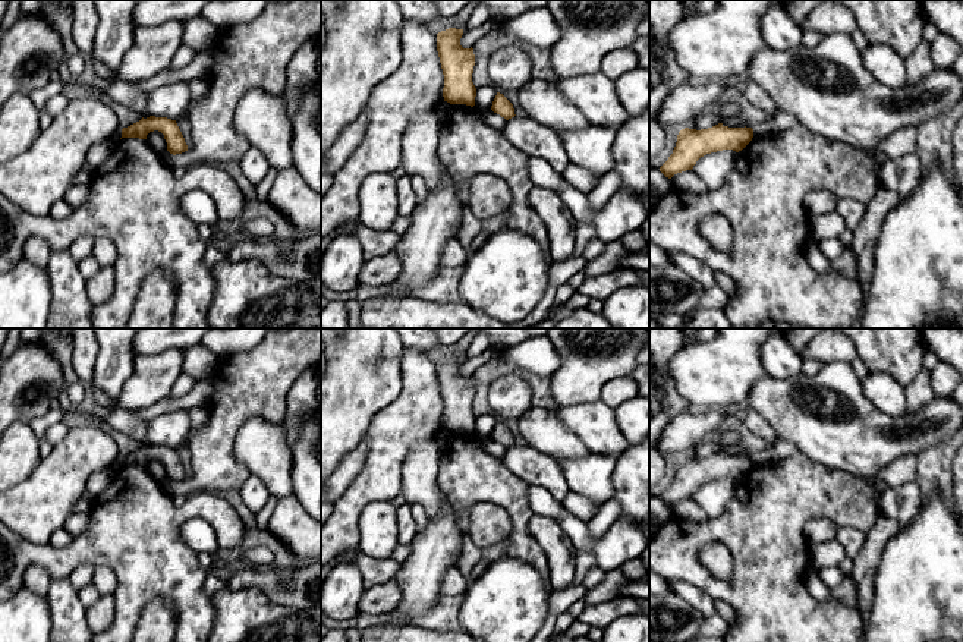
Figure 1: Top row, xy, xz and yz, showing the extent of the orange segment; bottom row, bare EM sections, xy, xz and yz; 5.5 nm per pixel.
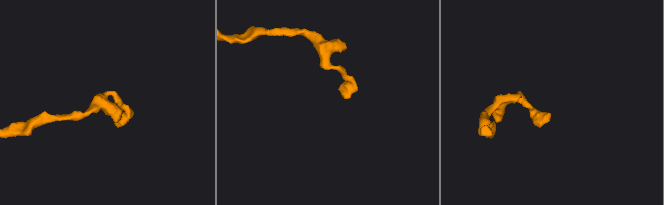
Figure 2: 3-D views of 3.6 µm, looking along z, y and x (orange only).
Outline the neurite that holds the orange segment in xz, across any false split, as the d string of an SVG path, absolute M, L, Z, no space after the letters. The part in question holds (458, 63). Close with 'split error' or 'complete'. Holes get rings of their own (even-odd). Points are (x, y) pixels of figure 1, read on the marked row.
M449 28L437 34L437 51L444 75L443 97L450 104L473 107L476 88L472 82L475 66L473 48L463 48L463 29Z | complete

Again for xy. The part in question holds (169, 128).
M150 116L147 119L142 117L139 122L128 128L123 128L122 138L147 139L147 135L154 130L158 130L164 135L164 139L167 142L167 151L170 154L176 155L188 151L188 145L176 120L167 117L155 117L155 116Z | complete

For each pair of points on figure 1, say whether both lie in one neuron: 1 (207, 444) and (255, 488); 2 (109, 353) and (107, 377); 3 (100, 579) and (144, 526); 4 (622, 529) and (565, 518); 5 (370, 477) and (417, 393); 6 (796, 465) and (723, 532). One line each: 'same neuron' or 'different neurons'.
1: different neurons
2: same neuron
3: different neurons
4: same neuron
5: same neuron
6: same neuron

